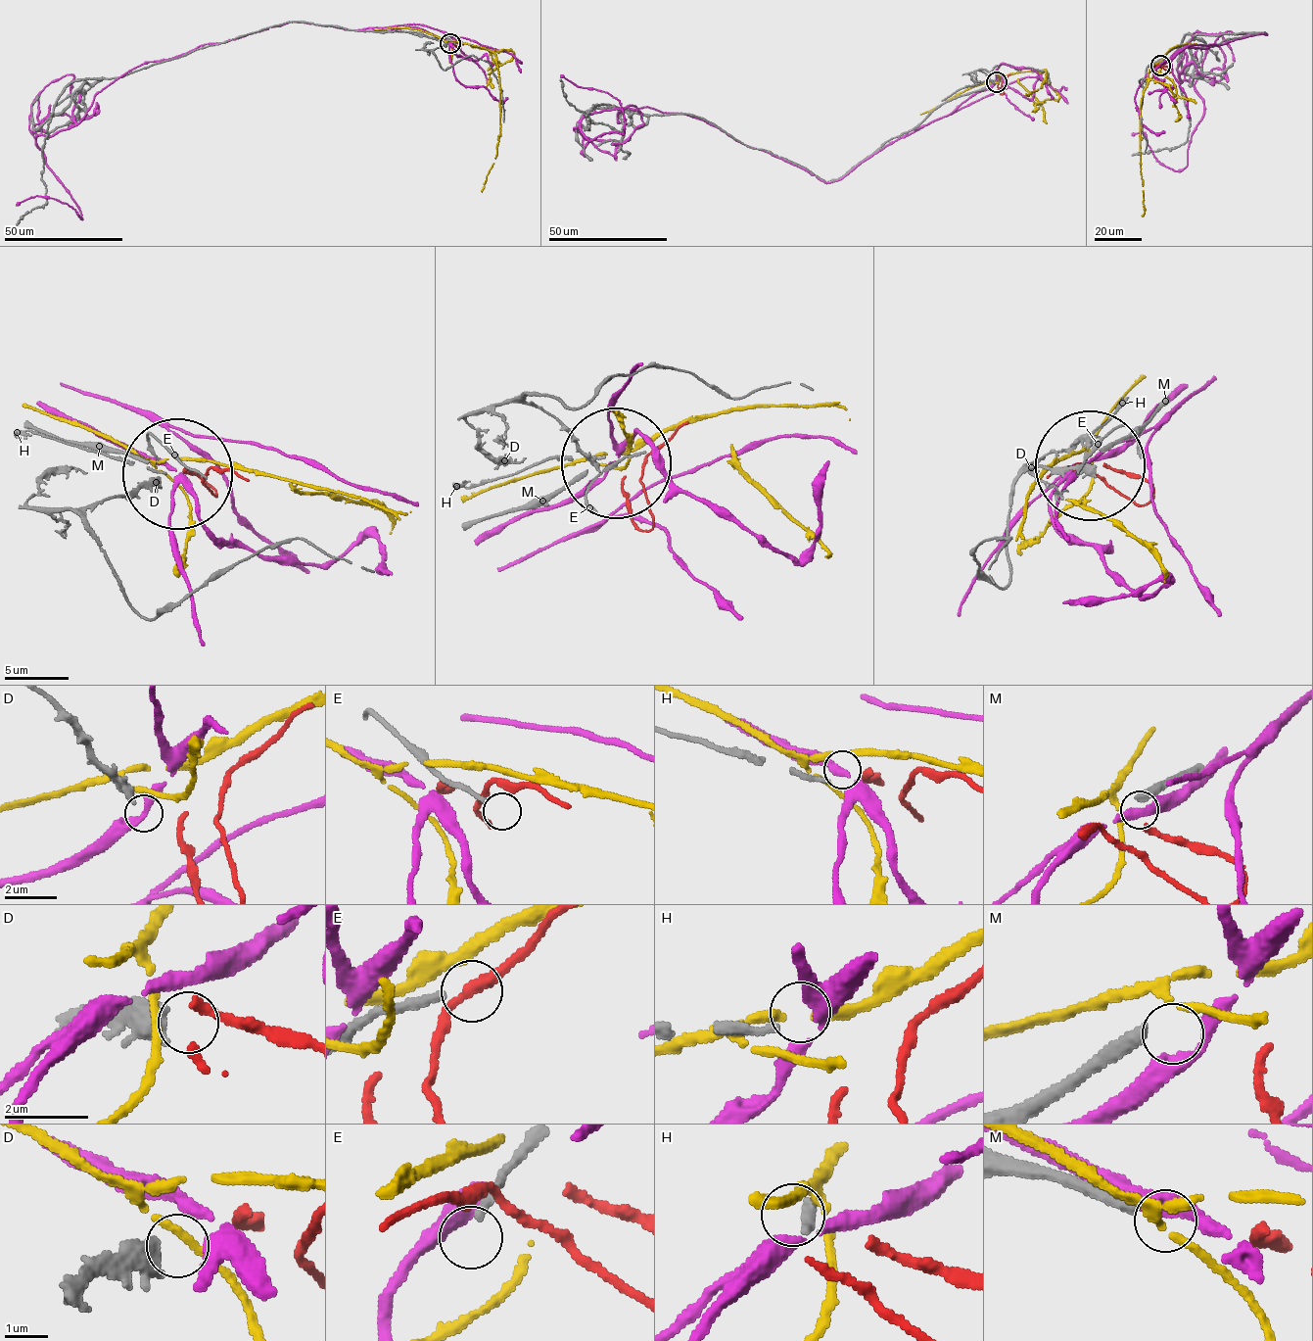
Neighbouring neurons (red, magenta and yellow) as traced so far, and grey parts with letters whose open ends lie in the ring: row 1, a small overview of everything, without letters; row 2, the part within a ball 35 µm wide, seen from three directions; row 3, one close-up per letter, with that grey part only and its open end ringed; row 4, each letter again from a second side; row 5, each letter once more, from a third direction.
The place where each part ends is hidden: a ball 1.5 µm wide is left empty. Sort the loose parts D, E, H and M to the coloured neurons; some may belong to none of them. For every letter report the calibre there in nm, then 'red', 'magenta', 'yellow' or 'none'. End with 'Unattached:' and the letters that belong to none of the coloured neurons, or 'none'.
D: 480 nm thick; none
E: 180 nm thick; none
H: 170 nm thick; none
M: 320 nm thick; none
Unattached: D, E, H, M

